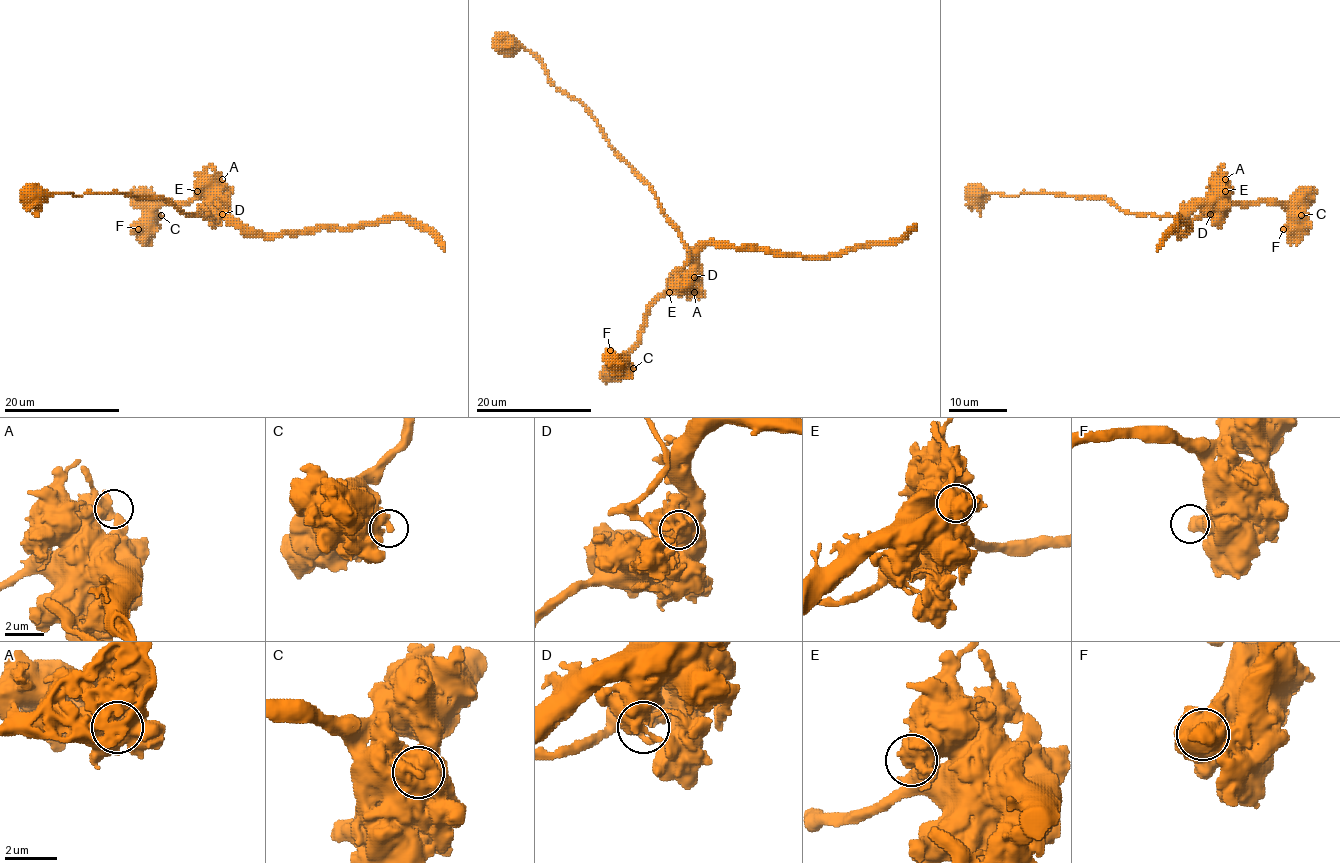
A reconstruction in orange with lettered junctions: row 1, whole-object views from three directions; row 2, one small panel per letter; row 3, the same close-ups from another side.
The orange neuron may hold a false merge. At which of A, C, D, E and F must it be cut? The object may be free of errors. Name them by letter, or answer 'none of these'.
D

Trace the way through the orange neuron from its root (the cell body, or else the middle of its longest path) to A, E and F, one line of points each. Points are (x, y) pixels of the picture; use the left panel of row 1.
A: (37, 195), (124, 192), (136, 197), (165, 198), (182, 213), (217, 220), (223, 204), (222, 179)
E: (37, 195), (124, 192), (136, 197), (165, 198), (182, 213), (217, 220), (222, 207), (197, 191)
F: (37, 195), (124, 192), (165, 198), (182, 213), (214, 220), (222, 207), (203, 198), (161, 202), (138, 229)

